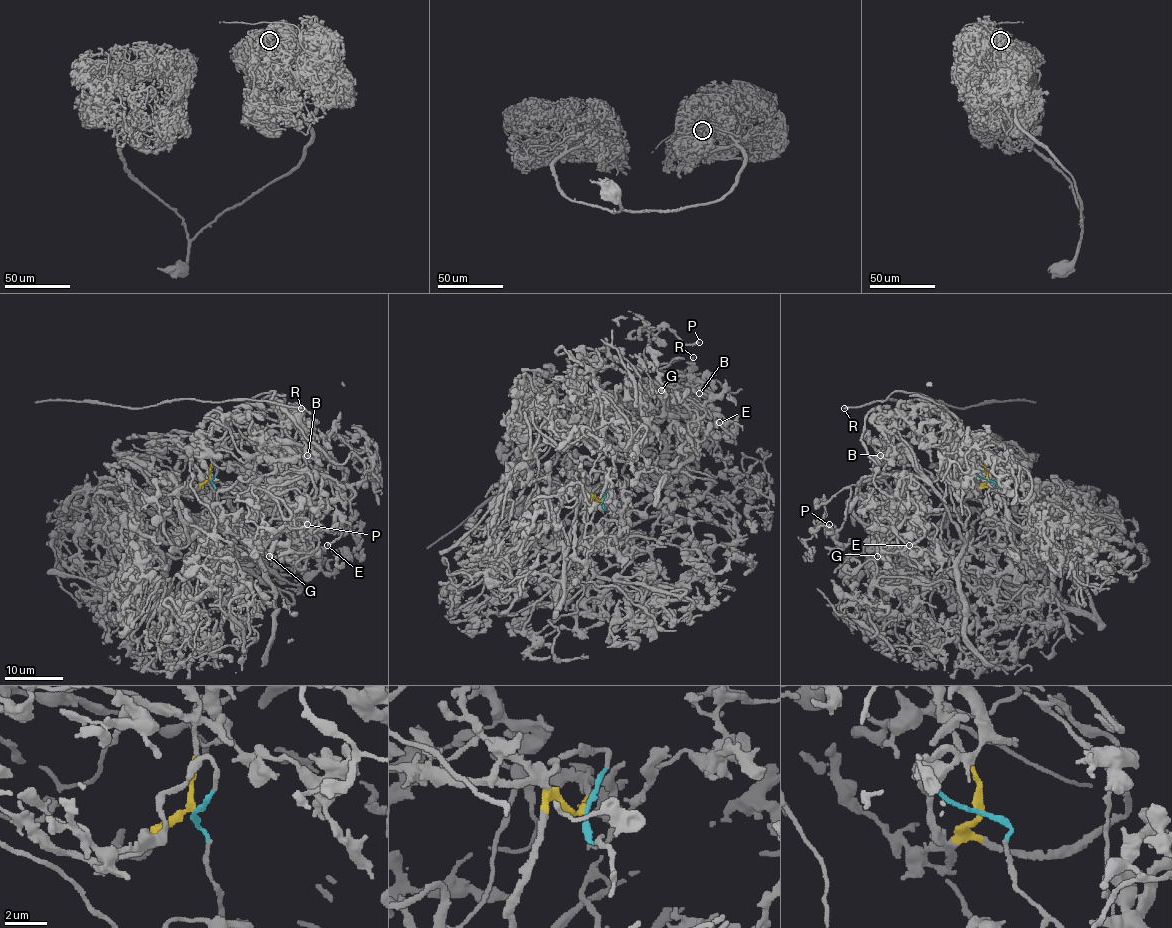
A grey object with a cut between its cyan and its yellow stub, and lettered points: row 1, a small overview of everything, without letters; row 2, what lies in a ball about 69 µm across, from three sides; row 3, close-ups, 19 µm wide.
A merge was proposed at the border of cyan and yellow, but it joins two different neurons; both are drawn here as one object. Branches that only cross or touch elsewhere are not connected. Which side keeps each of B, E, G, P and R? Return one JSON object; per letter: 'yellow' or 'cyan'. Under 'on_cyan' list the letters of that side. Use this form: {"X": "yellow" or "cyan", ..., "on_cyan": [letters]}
{"B": "cyan", "E": "cyan", "G": "cyan", "P": "cyan", "R": "yellow", "on_cyan": ["B", "E", "G", "P"]}

